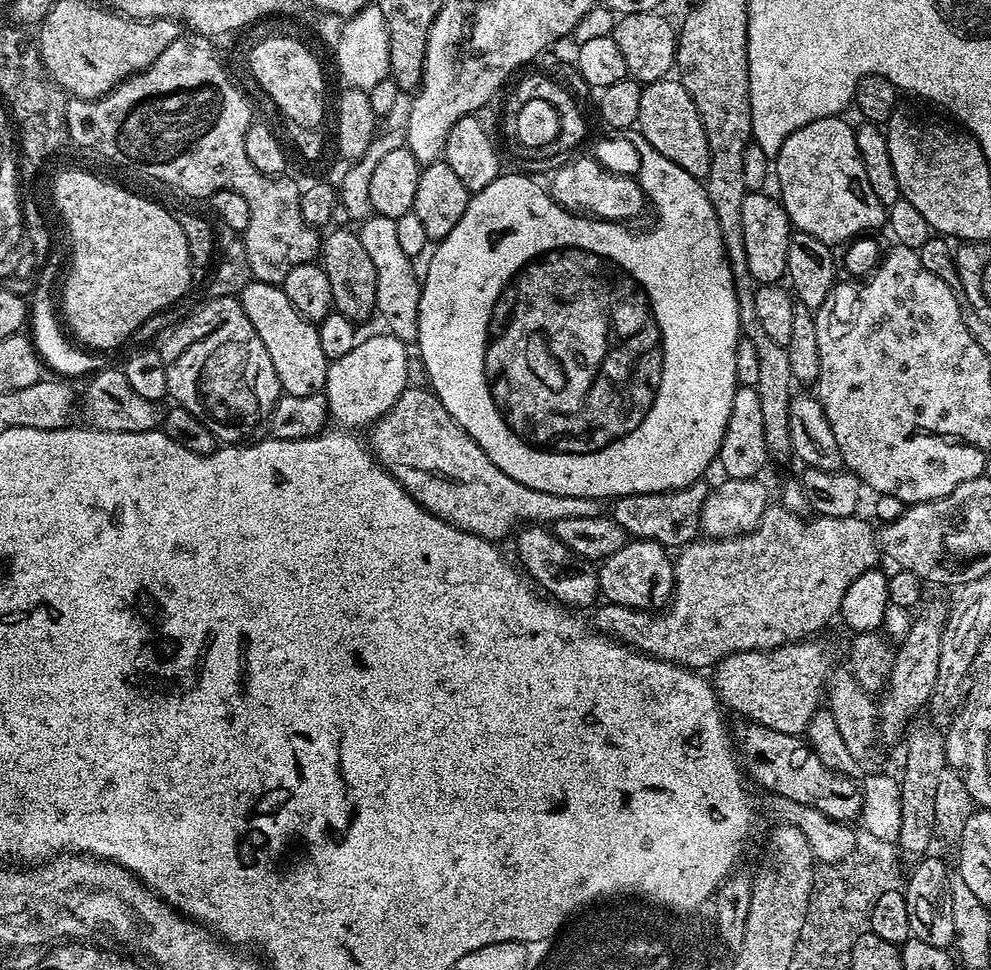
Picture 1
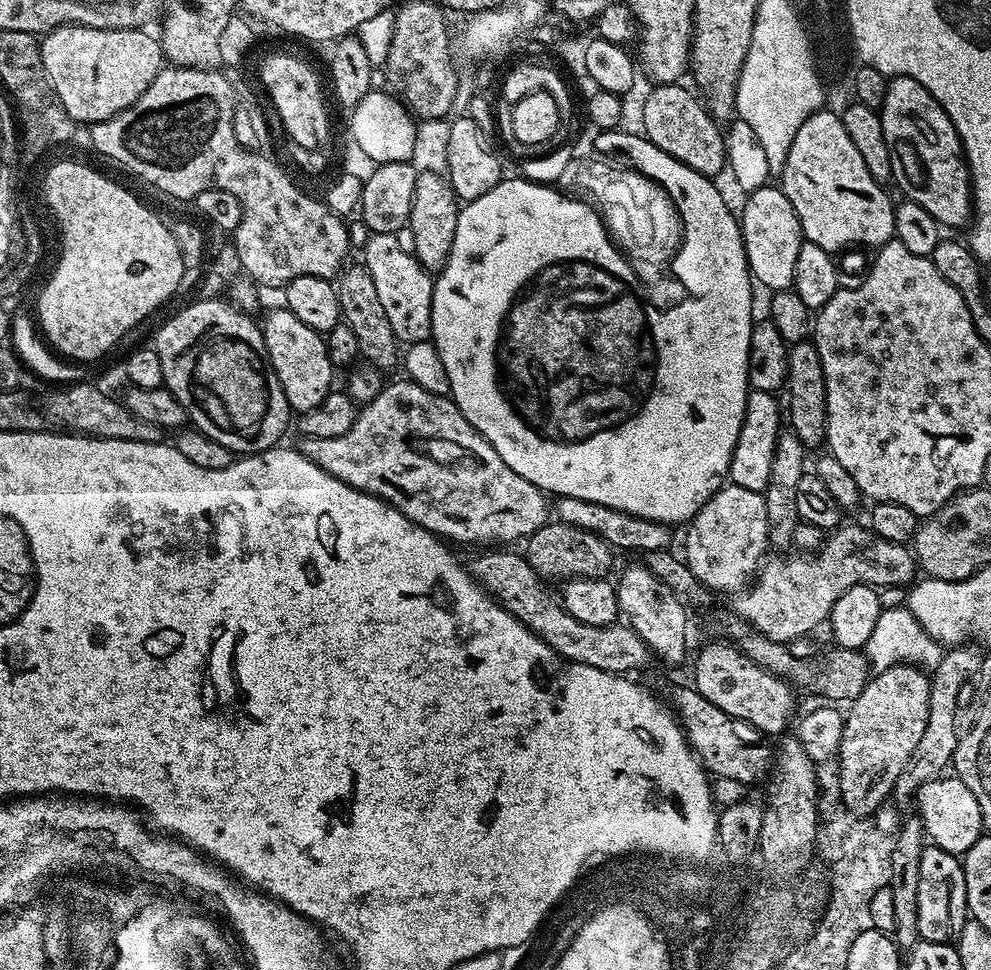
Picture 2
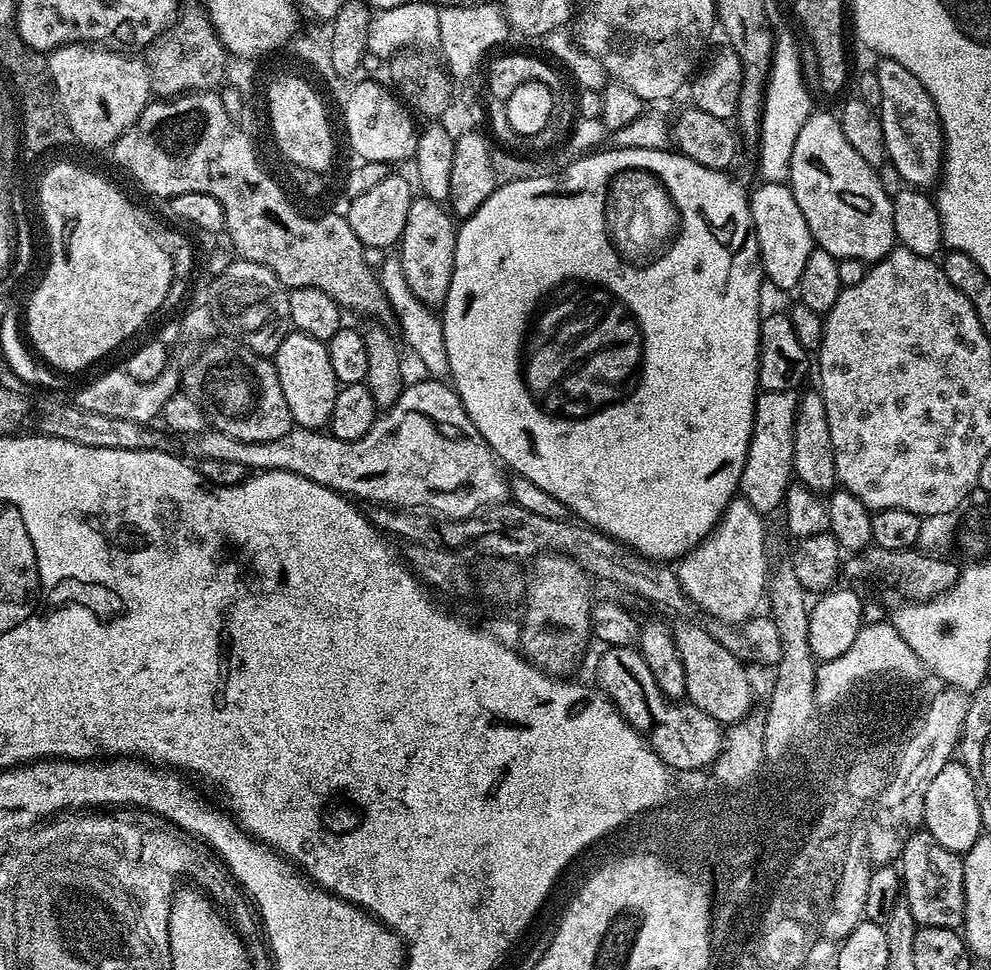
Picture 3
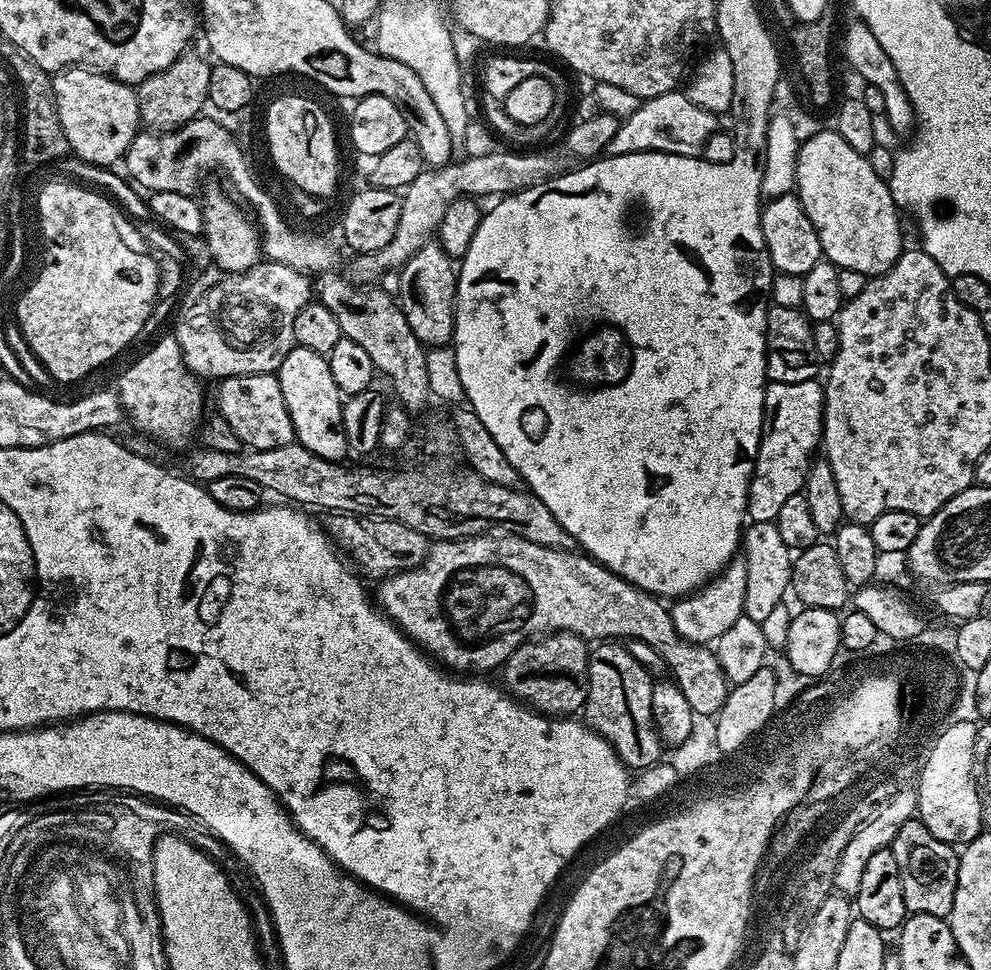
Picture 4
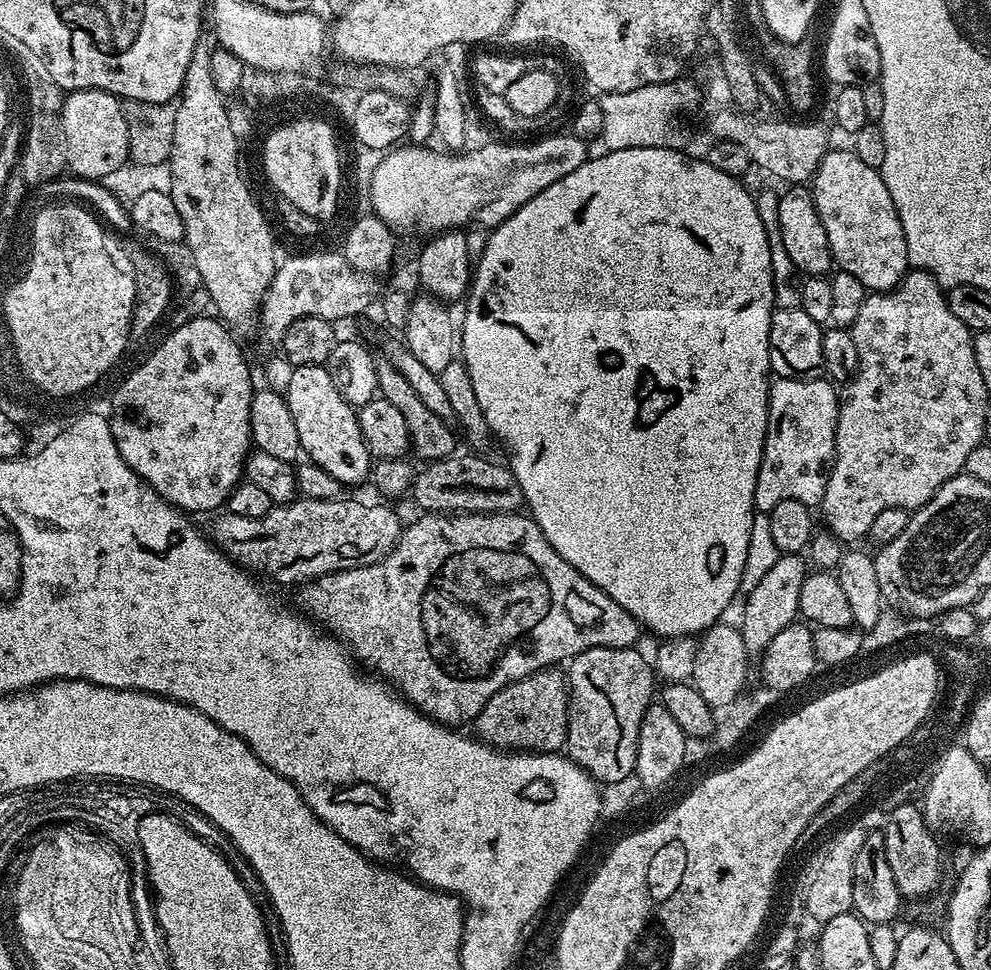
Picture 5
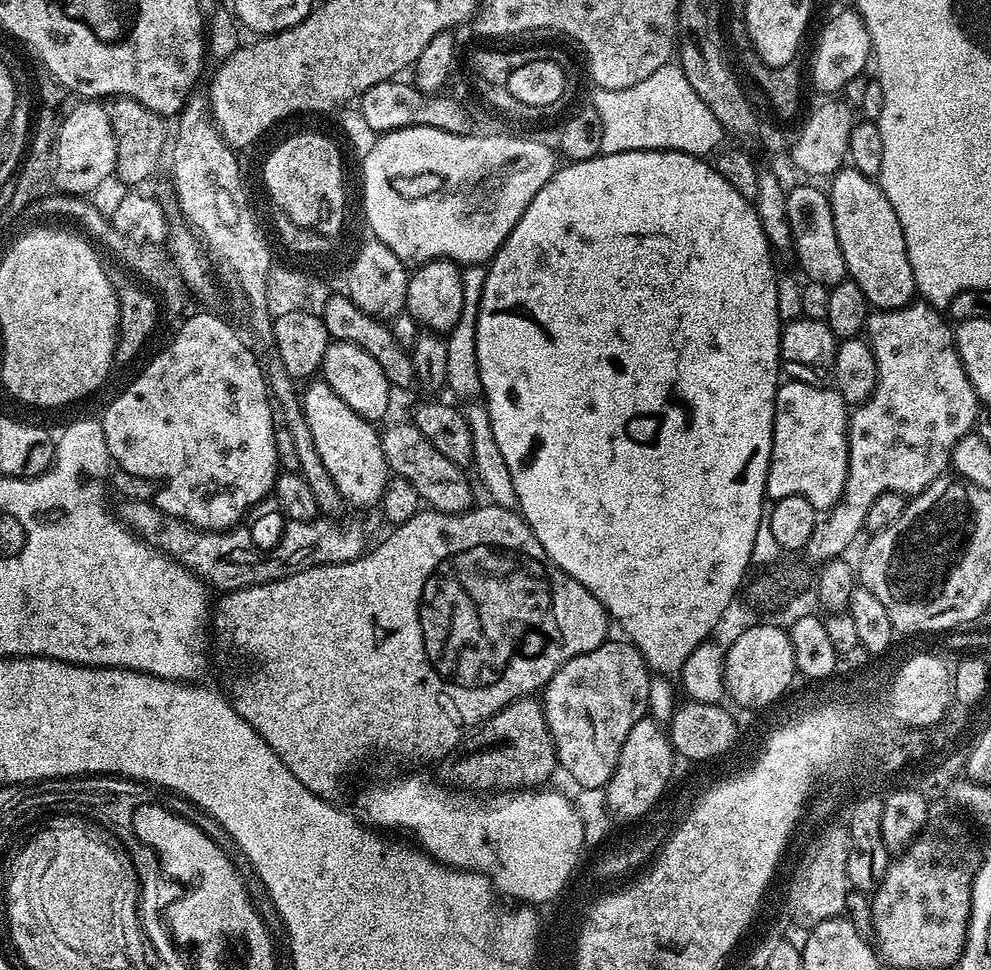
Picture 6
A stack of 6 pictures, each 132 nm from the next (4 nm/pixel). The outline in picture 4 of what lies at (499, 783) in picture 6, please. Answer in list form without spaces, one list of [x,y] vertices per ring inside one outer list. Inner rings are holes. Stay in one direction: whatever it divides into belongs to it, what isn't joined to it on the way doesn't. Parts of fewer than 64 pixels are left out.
[[[549,632],[518,646],[502,666],[502,684],[515,699],[545,716],[568,718],[579,713],[588,697],[589,645],[572,632]]]

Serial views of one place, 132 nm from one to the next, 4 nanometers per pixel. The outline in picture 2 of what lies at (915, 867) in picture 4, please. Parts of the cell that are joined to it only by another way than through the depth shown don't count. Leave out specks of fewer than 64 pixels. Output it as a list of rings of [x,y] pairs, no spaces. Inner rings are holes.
[[[935,846],[922,850],[922,862],[918,865],[918,934],[926,942],[950,944],[960,937],[960,931],[970,918],[966,898],[966,874],[961,857]]]

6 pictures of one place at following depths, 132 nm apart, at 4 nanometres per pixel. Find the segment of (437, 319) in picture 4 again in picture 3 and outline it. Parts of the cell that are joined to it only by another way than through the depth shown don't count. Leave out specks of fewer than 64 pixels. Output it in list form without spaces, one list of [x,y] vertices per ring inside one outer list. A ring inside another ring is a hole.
[[[420,194],[410,202],[410,214],[406,214],[406,227],[400,236],[398,257],[405,272],[406,282],[417,298],[426,305],[443,305],[450,290],[454,274],[457,231],[457,221],[441,201],[431,200]]]

